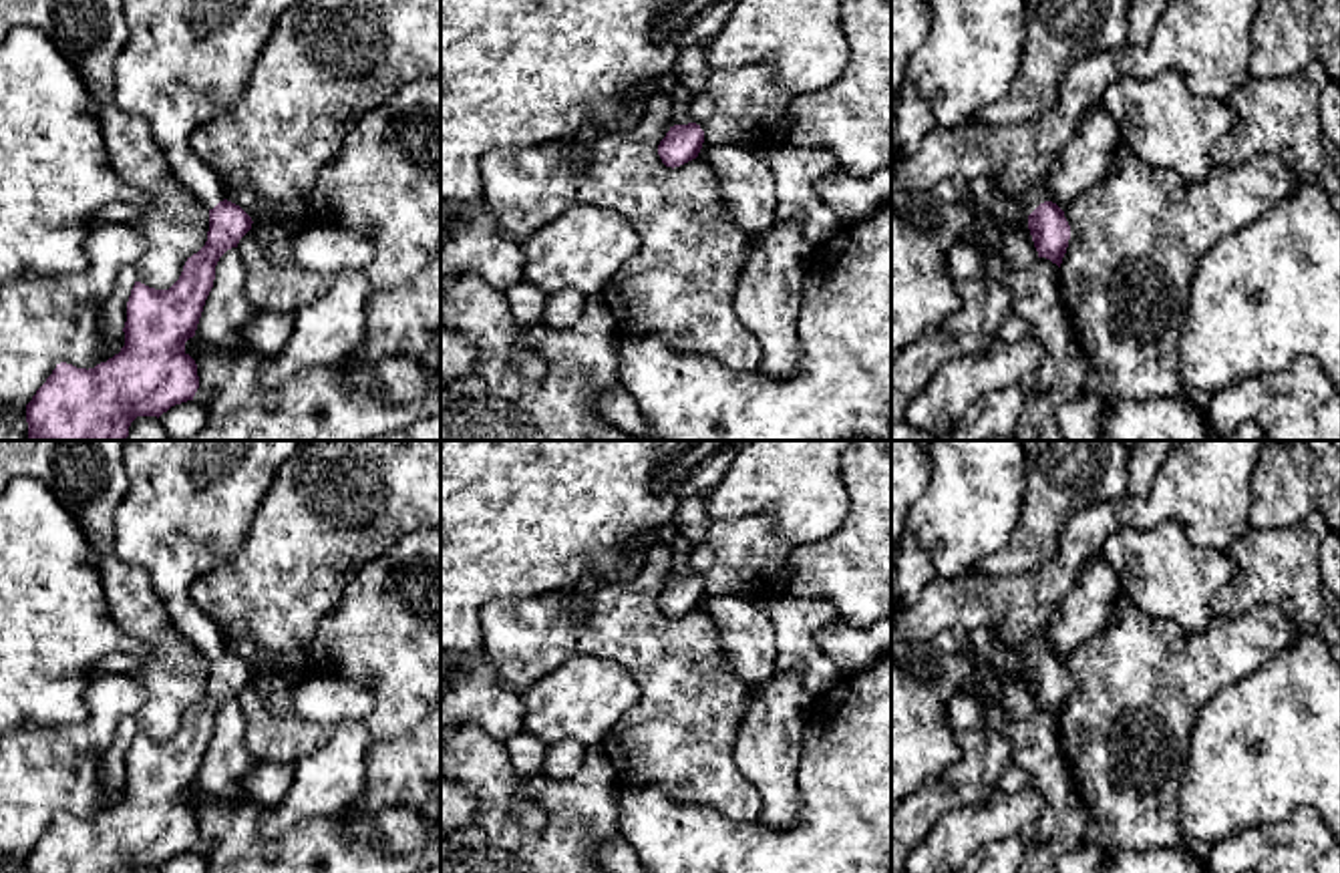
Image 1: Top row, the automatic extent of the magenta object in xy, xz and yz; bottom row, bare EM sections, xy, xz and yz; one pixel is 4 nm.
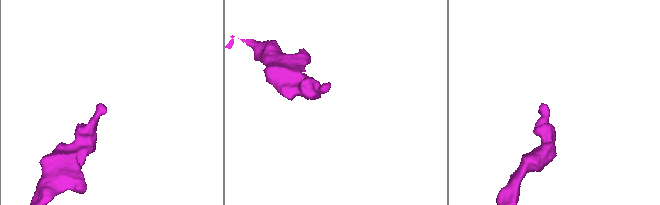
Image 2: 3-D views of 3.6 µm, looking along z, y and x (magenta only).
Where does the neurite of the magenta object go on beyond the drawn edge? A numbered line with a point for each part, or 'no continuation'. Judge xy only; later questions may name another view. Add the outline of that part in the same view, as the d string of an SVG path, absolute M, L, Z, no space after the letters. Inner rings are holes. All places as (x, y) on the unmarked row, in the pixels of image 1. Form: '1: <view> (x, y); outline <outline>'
1: xy (190, 503); outline M125 441L123 469L127 493L115 511L115 555L145 569L171 624L193 642L207 660L225 650L225 638L211 618L191 599L191 585L221 565L243 543L252 519L278 469L304 441Z

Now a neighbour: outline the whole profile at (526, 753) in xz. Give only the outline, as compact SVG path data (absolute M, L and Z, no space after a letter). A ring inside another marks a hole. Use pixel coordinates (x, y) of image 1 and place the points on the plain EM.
M517 732L509 740L503 742L511 760L511 766L517 774L521 776L535 776L543 772L543 758L547 744L541 742L539 738Z

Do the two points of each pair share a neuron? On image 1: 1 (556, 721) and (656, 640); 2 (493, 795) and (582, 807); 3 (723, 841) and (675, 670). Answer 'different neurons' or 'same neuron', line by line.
1: different neurons
2: same neuron
3: different neurons

